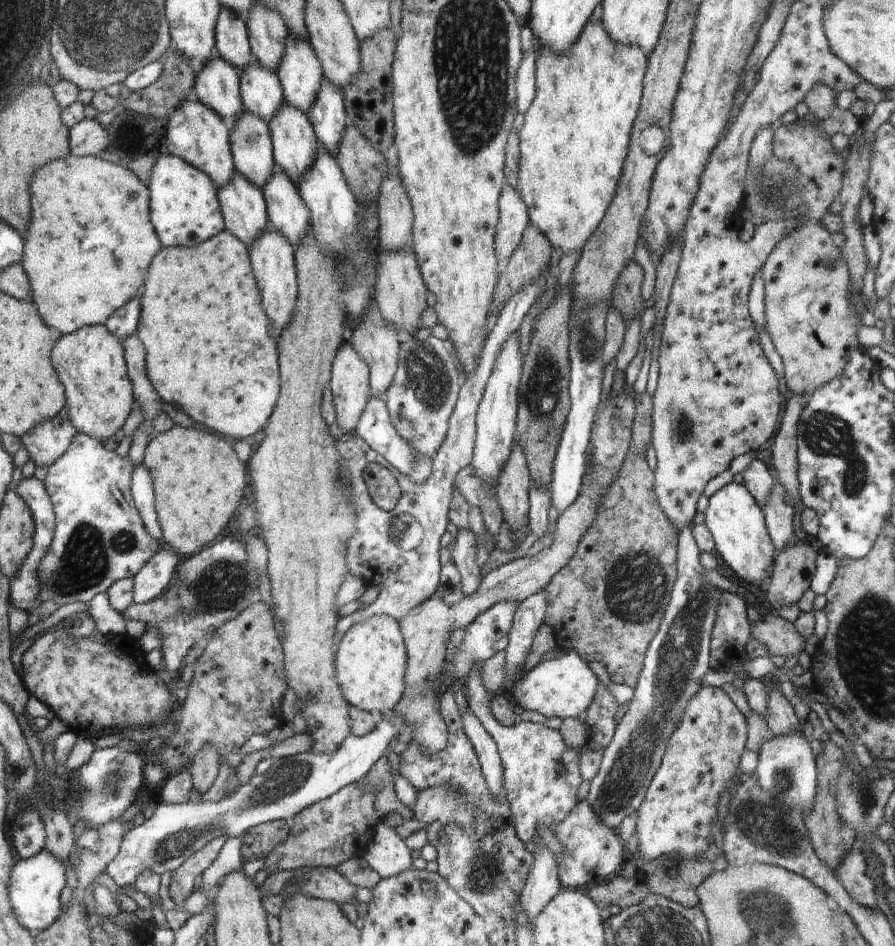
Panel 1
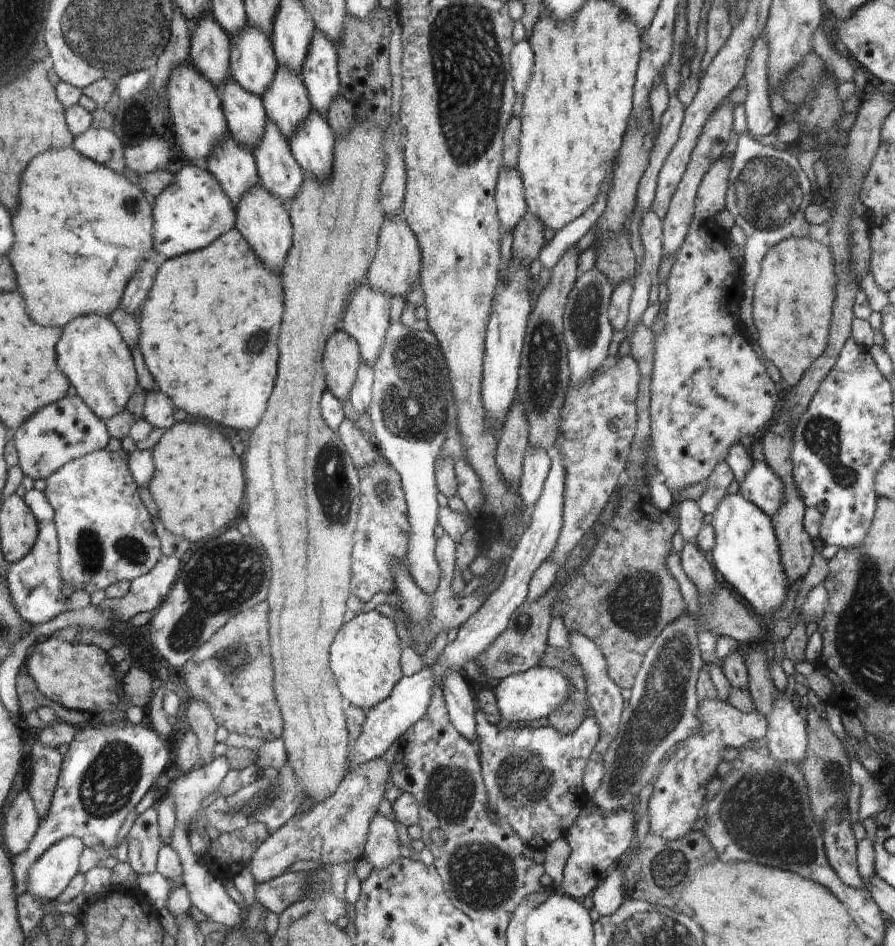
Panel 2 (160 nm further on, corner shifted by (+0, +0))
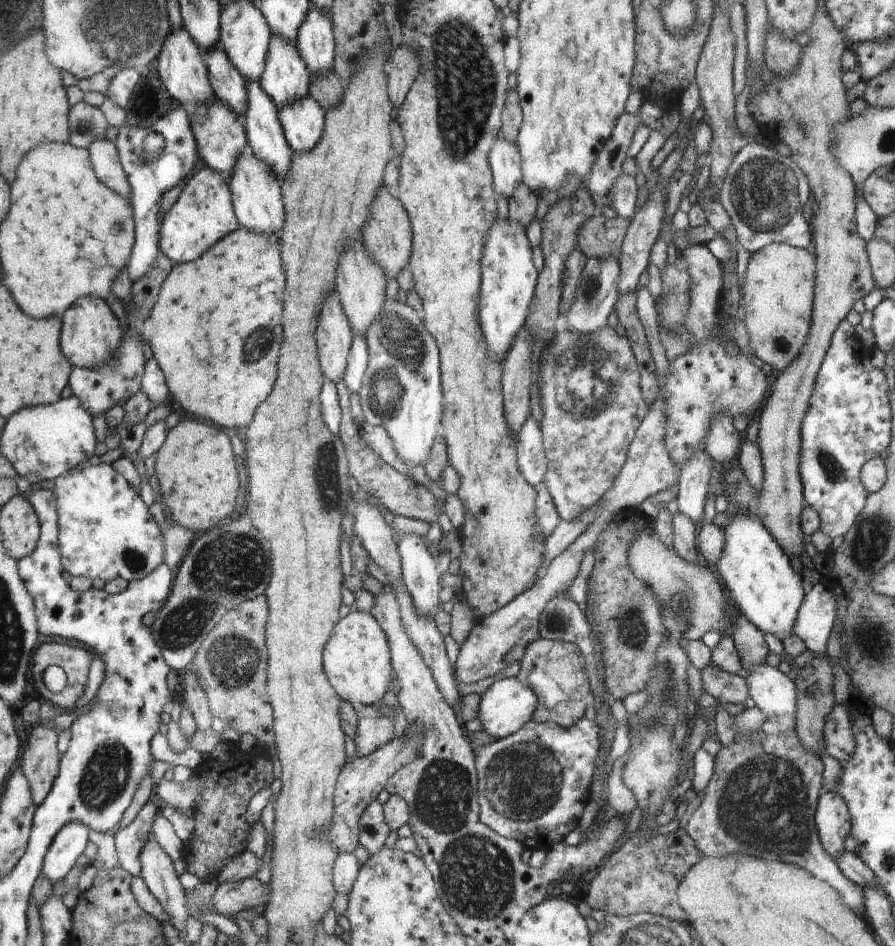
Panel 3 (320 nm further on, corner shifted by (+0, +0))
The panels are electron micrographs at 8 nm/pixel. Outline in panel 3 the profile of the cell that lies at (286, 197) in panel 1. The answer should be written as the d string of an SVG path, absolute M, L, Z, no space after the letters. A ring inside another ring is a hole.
M254 79L246 80L247 105L244 109L245 121L247 122L248 145L254 151L256 158L268 163L275 172L276 177L284 178L288 169L291 168L291 160L294 151L287 142L286 131L279 119L278 106L263 89L261 82Z

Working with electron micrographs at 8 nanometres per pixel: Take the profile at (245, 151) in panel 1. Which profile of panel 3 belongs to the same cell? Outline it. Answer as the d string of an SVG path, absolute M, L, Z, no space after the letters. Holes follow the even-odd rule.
M221 47L204 53L214 96L242 114L247 105L246 79Z

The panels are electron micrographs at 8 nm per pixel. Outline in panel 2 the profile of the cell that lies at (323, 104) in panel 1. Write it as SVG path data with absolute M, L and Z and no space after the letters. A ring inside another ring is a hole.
M315 28L301 68L314 110L322 116L340 95L339 55L335 42Z

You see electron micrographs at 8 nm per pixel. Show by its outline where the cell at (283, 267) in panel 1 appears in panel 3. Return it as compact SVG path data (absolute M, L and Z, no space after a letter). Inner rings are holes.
M246 145L239 152L235 168L226 178L240 226L258 234L280 236L286 222L286 204L283 202L282 183L268 163L256 158L251 146Z

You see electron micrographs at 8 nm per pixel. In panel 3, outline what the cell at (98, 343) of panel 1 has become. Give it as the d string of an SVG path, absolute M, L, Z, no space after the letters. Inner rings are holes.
M96 295L80 297L76 306L72 306L72 310L68 310L68 314L63 314L61 318L64 318L63 353L72 367L92 368L113 359L122 341L122 330L116 316L102 298Z

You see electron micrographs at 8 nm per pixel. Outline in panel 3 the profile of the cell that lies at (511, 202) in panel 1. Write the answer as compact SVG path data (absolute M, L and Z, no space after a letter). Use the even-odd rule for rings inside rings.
M502 135L495 138L491 146L490 164L494 175L494 187L507 200L515 186L522 183L521 162L516 142L506 140Z

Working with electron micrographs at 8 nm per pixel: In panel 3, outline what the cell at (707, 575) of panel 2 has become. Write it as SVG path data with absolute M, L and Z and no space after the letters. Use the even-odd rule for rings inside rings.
M680 512L671 517L671 525L673 530L671 546L682 558L696 562L698 556L696 537L699 526Z

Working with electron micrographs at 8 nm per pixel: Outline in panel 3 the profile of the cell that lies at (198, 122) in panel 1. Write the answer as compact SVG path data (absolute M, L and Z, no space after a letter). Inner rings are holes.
M184 27L172 30L172 34L168 33L167 35L168 38L165 38L163 42L164 54L159 54L160 58L157 58L157 69L168 94L176 100L176 104L188 104L191 106L191 110L194 104L211 101L211 98L215 97L215 91L211 85L210 72L207 70L204 52L200 50L200 46L197 45L196 41L193 41L191 34Z

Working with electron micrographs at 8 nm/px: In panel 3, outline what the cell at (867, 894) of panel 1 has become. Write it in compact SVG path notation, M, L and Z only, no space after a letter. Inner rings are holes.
M826 791L819 796L815 825L818 827L819 838L825 850L833 859L837 859L843 851L842 844L848 832L851 832L850 811L840 794Z

